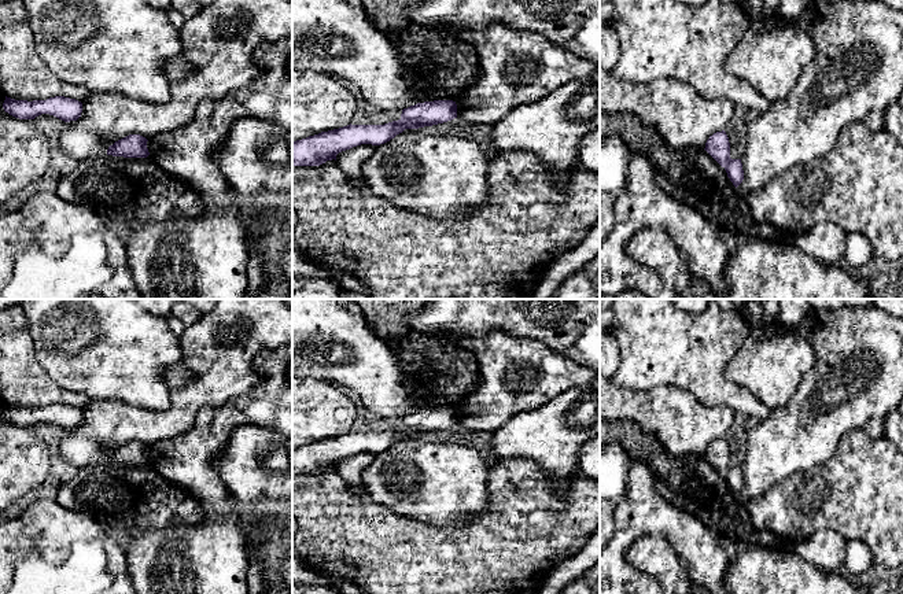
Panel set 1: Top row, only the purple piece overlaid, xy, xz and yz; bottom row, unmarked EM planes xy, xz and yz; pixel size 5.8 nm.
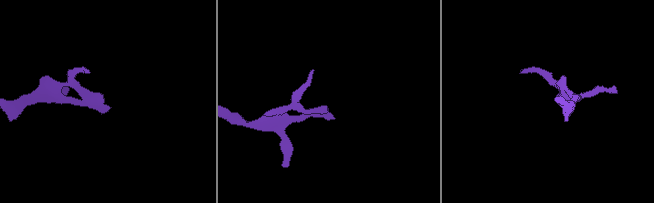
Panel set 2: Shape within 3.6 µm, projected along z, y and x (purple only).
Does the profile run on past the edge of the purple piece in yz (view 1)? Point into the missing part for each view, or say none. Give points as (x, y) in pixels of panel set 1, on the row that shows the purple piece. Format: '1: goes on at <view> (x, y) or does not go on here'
1: does not go on here

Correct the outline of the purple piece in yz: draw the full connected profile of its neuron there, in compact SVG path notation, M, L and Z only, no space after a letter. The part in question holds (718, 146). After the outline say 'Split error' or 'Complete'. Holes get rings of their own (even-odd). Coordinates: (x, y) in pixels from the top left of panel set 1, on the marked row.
M725 130L716 132L705 143L704 148L727 173L727 177L737 188L744 180L741 159L730 158L730 143Z. Complete

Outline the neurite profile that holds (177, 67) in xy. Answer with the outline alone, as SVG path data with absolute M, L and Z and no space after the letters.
M180 54L169 59L163 64L162 70L169 81L176 81L188 77L191 73L194 73L195 67L191 63L188 63Z

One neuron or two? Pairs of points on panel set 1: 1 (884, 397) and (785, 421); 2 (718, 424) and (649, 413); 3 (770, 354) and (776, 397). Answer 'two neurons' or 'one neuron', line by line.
1: one neuron
2: one neuron
3: one neuron

